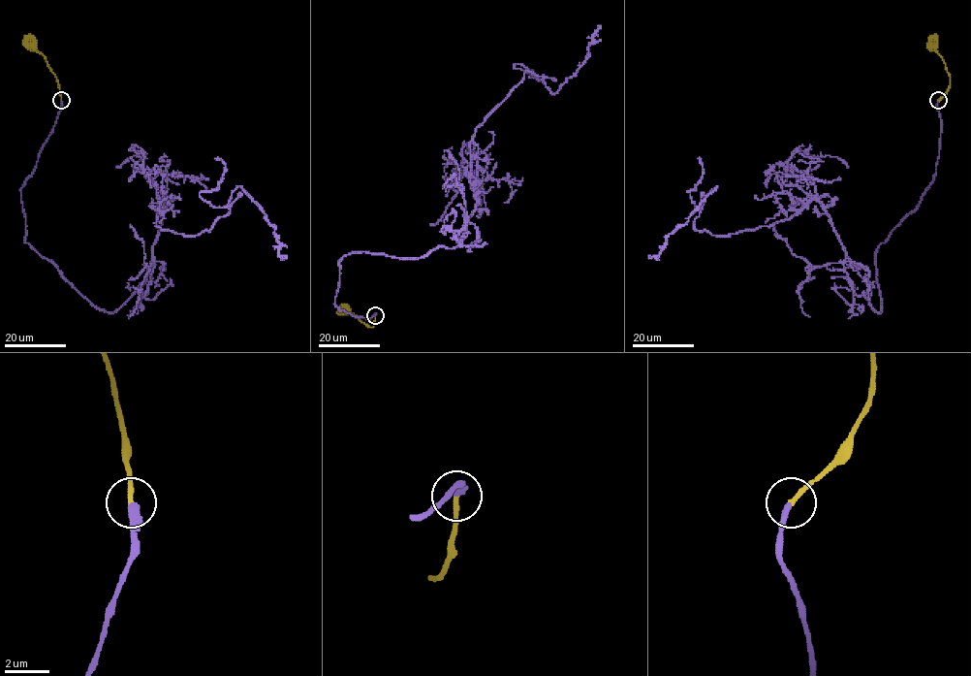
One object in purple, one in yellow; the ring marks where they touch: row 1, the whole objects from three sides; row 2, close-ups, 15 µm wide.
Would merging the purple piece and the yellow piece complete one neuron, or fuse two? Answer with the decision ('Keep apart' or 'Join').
Join

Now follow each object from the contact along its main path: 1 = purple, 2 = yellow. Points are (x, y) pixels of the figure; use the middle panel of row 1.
1: (374, 315), (335, 305), (339, 262), (457, 244), (478, 200), (475, 130), (526, 71), (554, 93), (601, 25)
2: (374, 315), (373, 326), (370, 327), (343, 309)

